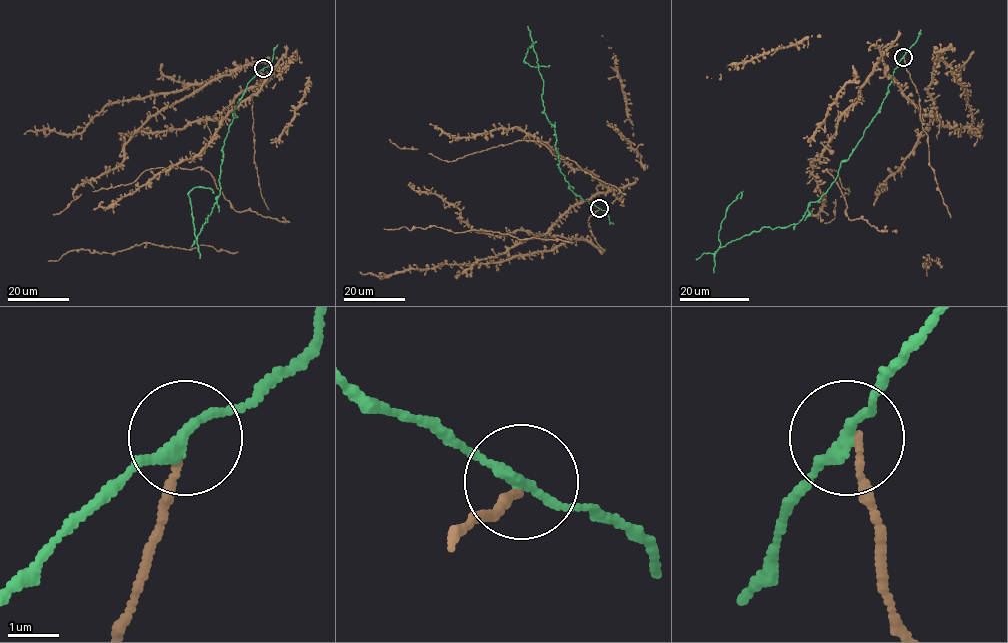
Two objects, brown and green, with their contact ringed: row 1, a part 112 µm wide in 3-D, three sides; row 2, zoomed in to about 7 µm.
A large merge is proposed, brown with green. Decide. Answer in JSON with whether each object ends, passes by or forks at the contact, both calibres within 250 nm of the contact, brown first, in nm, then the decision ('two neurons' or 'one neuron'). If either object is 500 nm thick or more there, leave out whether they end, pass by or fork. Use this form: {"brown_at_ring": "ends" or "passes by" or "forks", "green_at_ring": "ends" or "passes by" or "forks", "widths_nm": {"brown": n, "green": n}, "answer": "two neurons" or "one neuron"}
{"brown_at_ring": "ends", "green_at_ring": "passes by", "widths_nm": {"brown": 130, "green": 200}, "answer": "two neurons"}

